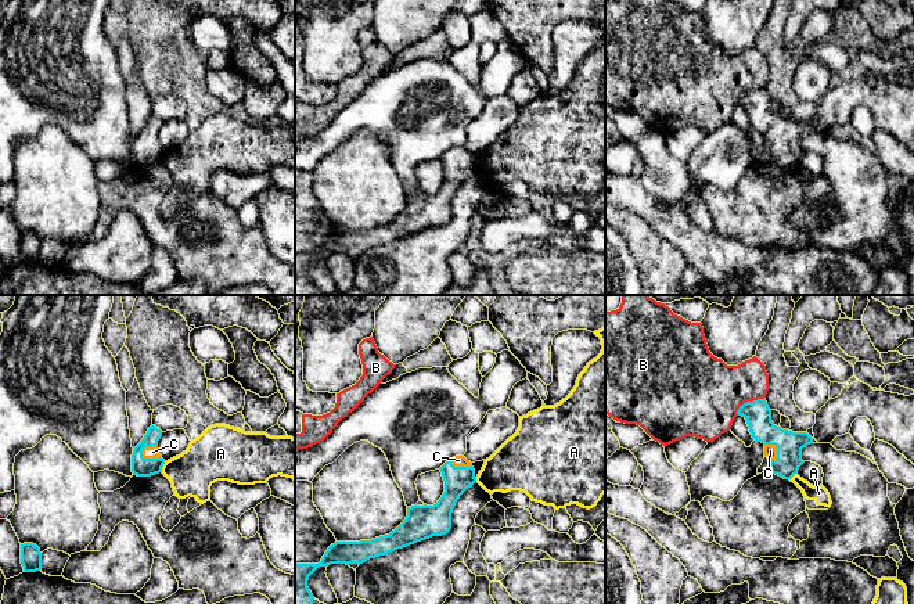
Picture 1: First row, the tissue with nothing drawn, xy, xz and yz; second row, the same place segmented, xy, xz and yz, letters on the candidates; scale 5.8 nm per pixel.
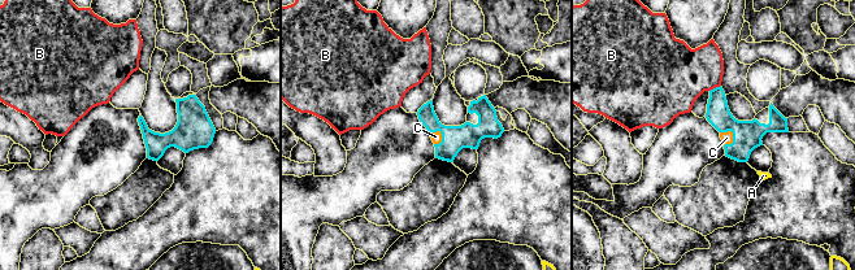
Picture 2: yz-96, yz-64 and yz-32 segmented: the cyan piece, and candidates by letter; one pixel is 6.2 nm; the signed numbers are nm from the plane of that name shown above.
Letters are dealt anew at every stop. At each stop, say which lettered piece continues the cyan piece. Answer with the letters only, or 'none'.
C

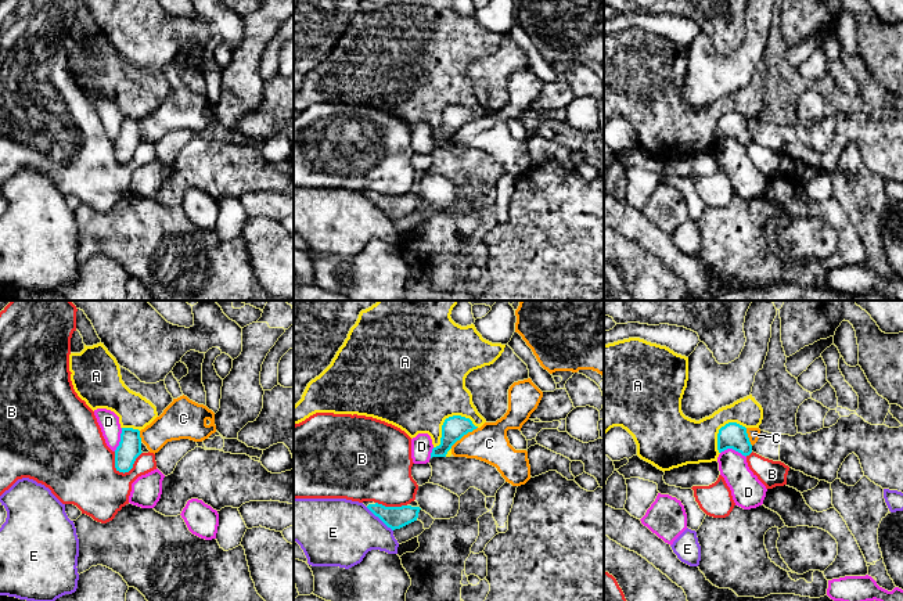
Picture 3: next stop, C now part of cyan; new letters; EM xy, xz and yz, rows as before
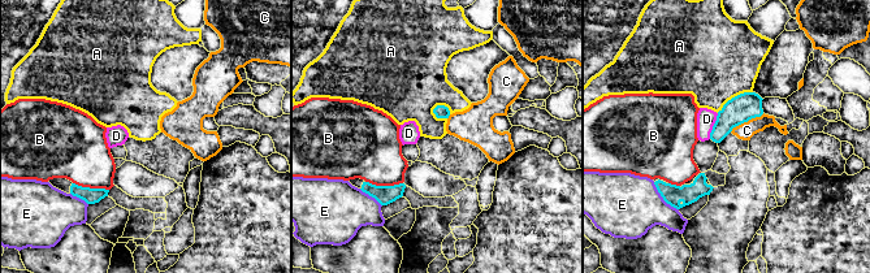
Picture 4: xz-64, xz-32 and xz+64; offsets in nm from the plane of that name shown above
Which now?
none

